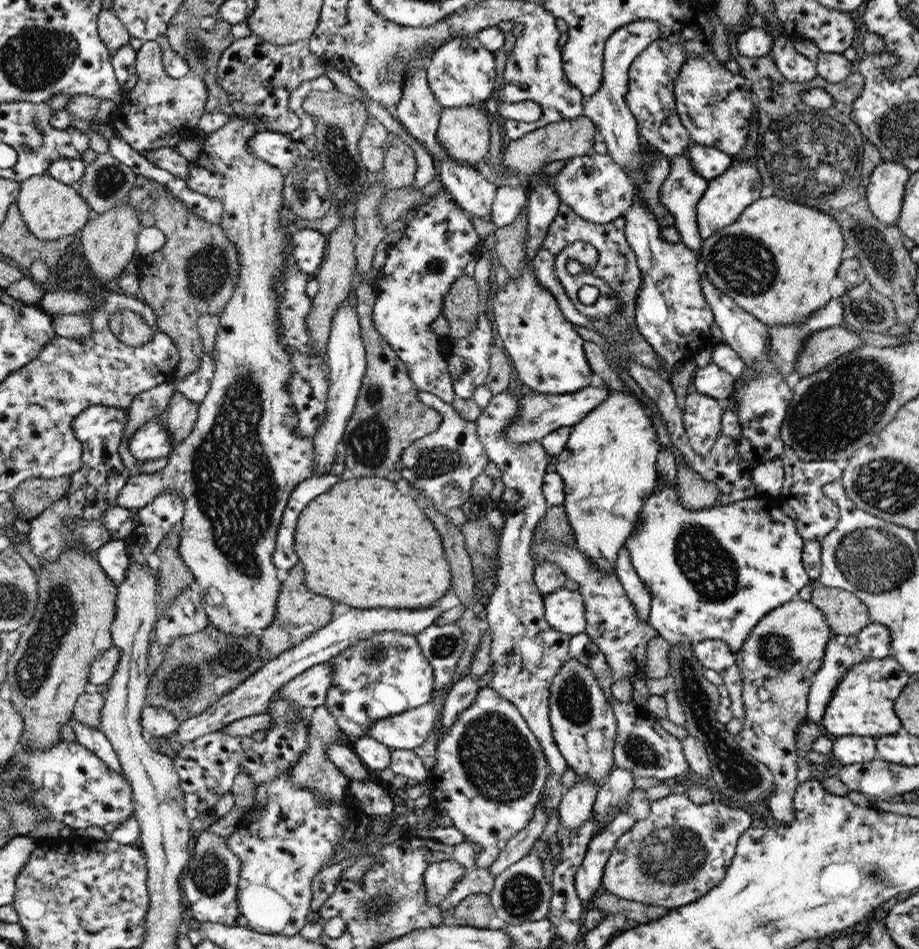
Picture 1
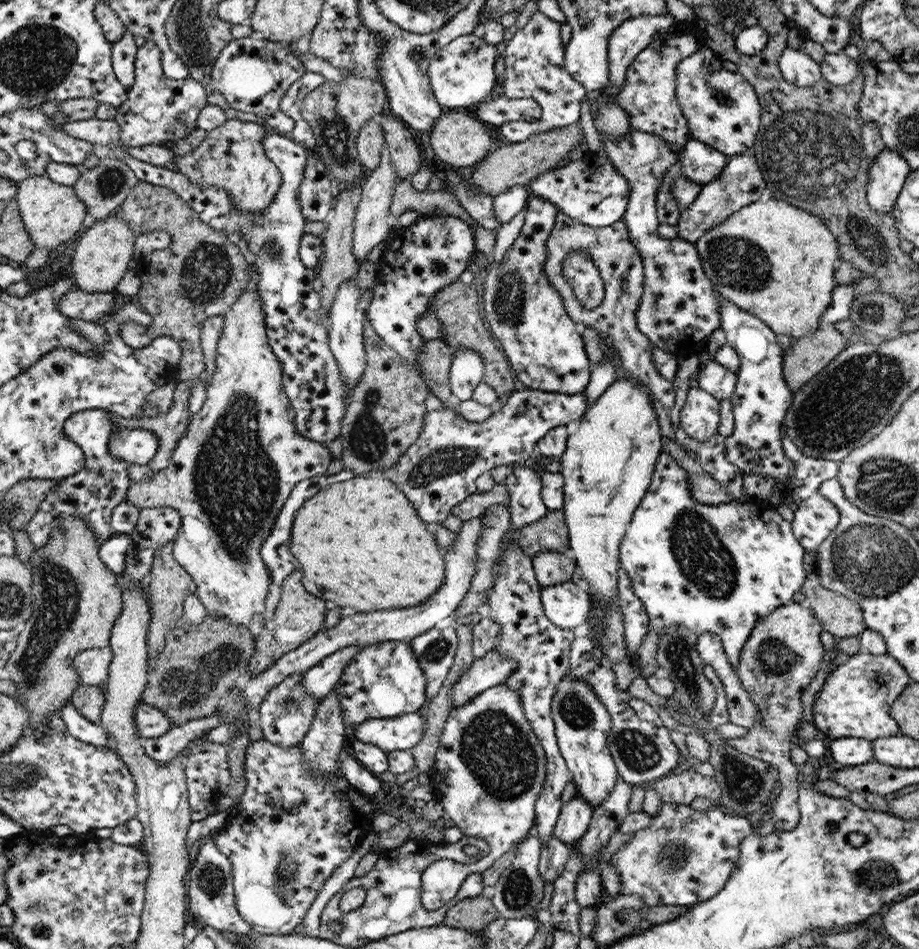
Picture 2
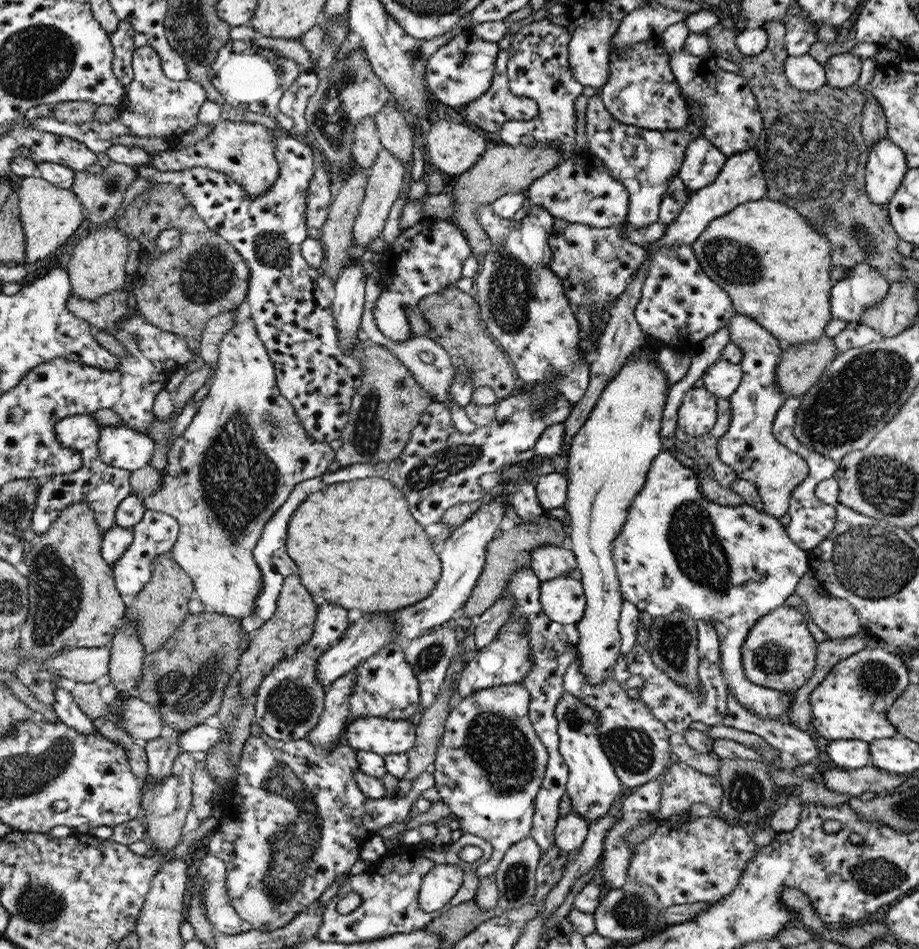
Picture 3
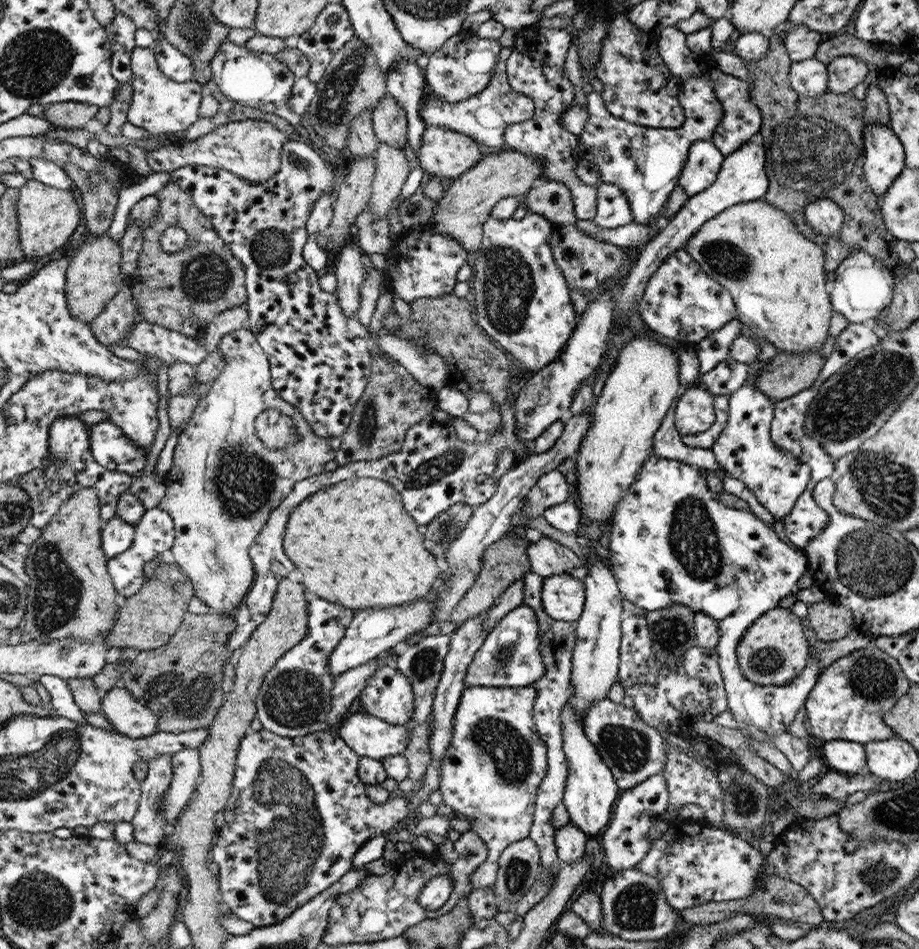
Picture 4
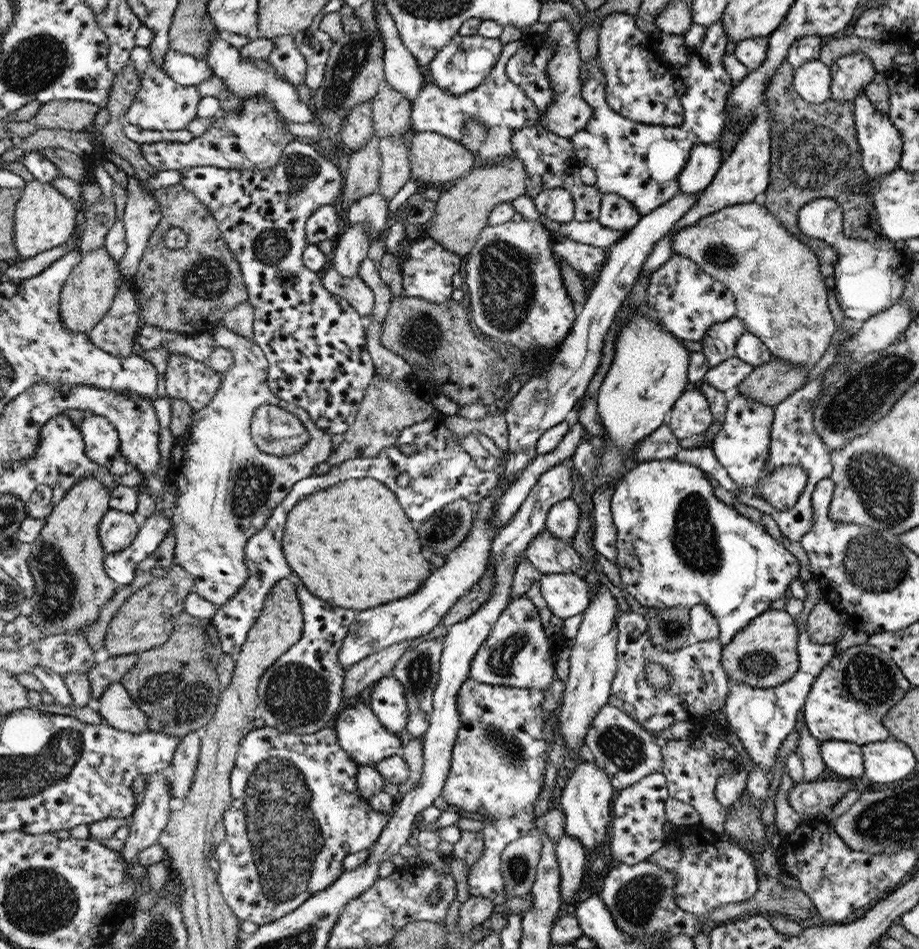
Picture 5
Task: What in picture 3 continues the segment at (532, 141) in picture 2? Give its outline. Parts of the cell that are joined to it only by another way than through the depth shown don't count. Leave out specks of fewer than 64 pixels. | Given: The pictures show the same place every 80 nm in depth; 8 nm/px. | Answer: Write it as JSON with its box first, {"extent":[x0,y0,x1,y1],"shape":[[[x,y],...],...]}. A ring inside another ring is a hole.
{"extent":[446,143,562,255],"shape":[[[532,143],[532,145],[519,145],[518,147],[514,147],[511,145],[491,145],[484,154],[478,159],[478,162],[474,164],[473,168],[470,168],[467,172],[464,172],[464,174],[460,175],[458,178],[458,181],[456,184],[454,184],[454,188],[452,191],[452,196],[453,196],[453,203],[455,206],[455,211],[451,214],[450,218],[446,218],[451,220],[463,233],[464,237],[466,237],[466,241],[468,241],[468,245],[470,245],[470,249],[472,249],[472,254],[477,254],[477,255],[483,255],[490,248],[492,248],[492,241],[490,241],[490,238],[488,238],[488,235],[486,235],[486,232],[484,232],[484,229],[481,228],[481,222],[478,222],[478,215],[479,215],[479,208],[483,206],[483,204],[492,204],[495,200],[498,200],[501,196],[504,196],[505,194],[510,194],[512,192],[522,192],[524,193],[528,187],[530,187],[534,181],[538,180],[538,178],[546,175],[548,172],[550,172],[551,169],[554,169],[558,164],[561,162],[561,156],[562,156],[562,151],[556,147],[556,145],[546,145],[546,143]]]}

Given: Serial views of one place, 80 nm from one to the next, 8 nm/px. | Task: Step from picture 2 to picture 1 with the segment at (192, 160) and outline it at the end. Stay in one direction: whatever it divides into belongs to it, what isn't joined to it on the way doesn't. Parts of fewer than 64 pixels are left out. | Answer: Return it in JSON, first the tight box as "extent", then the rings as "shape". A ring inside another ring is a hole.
{"extent":[116,118,315,636],"shape":[[[232,118],[225,126],[222,126],[216,132],[205,136],[203,138],[204,144],[200,150],[200,155],[193,161],[188,161],[188,169],[190,169],[190,178],[186,183],[194,192],[205,194],[209,197],[217,198],[222,201],[223,213],[220,226],[225,230],[227,238],[236,246],[239,261],[241,264],[239,281],[236,290],[233,292],[232,298],[226,304],[224,312],[220,317],[220,328],[216,335],[216,342],[213,350],[213,359],[215,362],[215,371],[211,386],[204,400],[199,404],[199,413],[196,422],[194,423],[192,432],[188,438],[176,444],[168,457],[168,464],[163,470],[157,474],[136,474],[132,475],[119,492],[119,497],[116,499],[116,504],[122,508],[144,508],[148,506],[159,494],[163,494],[167,488],[175,490],[184,503],[183,519],[180,530],[180,542],[178,547],[178,554],[184,561],[188,570],[193,574],[193,579],[196,580],[200,586],[200,594],[202,602],[204,602],[205,612],[209,616],[209,623],[226,634],[234,634],[238,636],[251,635],[252,633],[261,633],[264,629],[272,626],[277,615],[277,599],[280,594],[282,581],[278,579],[276,566],[273,563],[273,552],[276,546],[276,535],[278,527],[281,523],[281,518],[286,508],[290,493],[292,489],[308,479],[313,474],[313,464],[315,464],[315,444],[310,436],[302,436],[300,429],[297,428],[297,422],[300,420],[297,411],[297,405],[293,403],[292,394],[290,391],[290,377],[293,372],[293,362],[291,360],[294,356],[290,356],[285,351],[285,346],[281,344],[283,337],[283,324],[277,318],[277,310],[279,309],[279,294],[275,292],[277,284],[283,277],[285,271],[285,256],[286,244],[288,244],[287,229],[281,226],[282,219],[280,219],[283,206],[283,188],[285,175],[277,166],[268,164],[264,159],[258,155],[250,154],[248,144],[250,139],[260,132],[259,125],[251,119],[234,119]]]}

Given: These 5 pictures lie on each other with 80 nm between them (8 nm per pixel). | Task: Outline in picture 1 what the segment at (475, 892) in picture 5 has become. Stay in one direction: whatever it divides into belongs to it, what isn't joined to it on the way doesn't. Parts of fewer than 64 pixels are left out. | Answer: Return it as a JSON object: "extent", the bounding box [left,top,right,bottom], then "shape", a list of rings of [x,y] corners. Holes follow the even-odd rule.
{"extent":[423,685,548,906],"shape":[[[490,685],[478,691],[474,702],[462,711],[458,720],[448,728],[444,738],[439,740],[434,772],[429,771],[427,780],[429,798],[439,814],[452,820],[453,827],[464,835],[465,841],[481,846],[475,861],[478,869],[488,870],[508,841],[520,829],[528,826],[535,804],[543,794],[548,766],[541,744],[534,737],[521,712]],[[454,860],[430,864],[423,875],[429,904],[438,906],[445,898],[448,898],[455,882],[458,882],[463,874],[464,867]]]}

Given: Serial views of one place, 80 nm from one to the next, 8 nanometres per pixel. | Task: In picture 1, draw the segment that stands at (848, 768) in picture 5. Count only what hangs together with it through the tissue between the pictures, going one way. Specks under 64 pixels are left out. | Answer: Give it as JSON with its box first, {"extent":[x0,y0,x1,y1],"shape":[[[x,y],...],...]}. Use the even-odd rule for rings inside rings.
{"extent":[831,736,877,765],"shape":[[[838,736],[831,753],[842,765],[870,762],[877,759],[876,738],[870,736]]]}

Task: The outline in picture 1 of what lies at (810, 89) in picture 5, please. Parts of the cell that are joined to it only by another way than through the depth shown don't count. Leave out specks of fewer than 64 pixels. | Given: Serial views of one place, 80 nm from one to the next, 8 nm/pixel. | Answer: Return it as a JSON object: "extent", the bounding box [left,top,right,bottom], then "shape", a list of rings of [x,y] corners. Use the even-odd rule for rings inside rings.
{"extent":[772,36,816,82],"shape":[[[784,36],[778,38],[776,44],[773,43],[772,54],[777,69],[786,80],[808,82],[808,80],[816,78],[815,62],[798,52],[794,52],[794,43],[791,43],[788,38],[784,38]]]}

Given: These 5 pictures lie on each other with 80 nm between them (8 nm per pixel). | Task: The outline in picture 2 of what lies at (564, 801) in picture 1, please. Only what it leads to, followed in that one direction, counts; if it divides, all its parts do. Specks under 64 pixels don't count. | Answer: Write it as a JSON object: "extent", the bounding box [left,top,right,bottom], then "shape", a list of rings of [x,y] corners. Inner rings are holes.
{"extent":[553,793,593,844],"shape":[[[576,793],[570,801],[562,805],[553,836],[564,844],[573,844],[587,831],[593,815],[593,807]]]}

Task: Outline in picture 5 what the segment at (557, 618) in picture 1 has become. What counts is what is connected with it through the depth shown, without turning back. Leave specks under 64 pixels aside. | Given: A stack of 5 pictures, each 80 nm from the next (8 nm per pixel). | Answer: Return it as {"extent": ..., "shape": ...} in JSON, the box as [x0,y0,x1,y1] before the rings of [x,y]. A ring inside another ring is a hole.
{"extent":[538,573,588,620],"shape":[[[550,573],[540,575],[538,580],[542,597],[554,616],[566,620],[588,609],[588,582],[576,573]]]}

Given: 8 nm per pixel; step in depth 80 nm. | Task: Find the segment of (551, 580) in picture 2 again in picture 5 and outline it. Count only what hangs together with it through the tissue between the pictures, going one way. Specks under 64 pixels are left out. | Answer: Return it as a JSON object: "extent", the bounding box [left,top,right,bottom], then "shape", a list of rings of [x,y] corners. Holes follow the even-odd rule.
{"extent":[523,530,583,575],"shape":[[[543,530],[523,552],[540,575],[574,573],[583,564],[574,548]]]}

